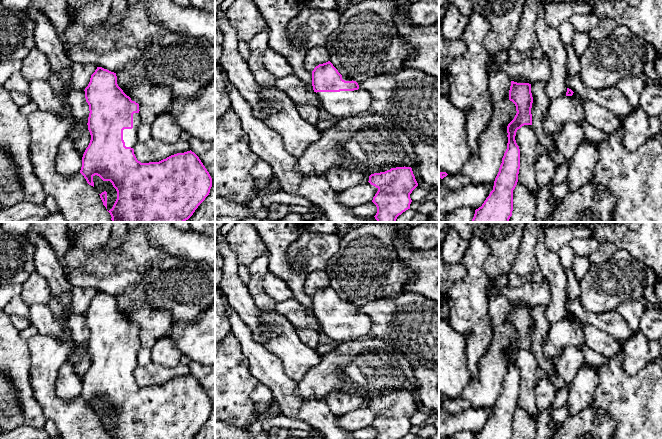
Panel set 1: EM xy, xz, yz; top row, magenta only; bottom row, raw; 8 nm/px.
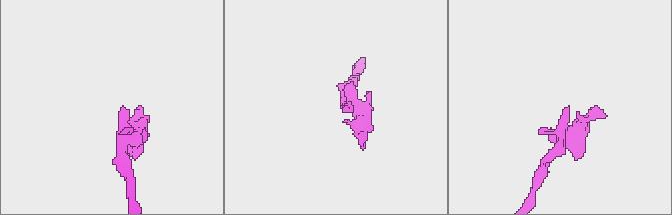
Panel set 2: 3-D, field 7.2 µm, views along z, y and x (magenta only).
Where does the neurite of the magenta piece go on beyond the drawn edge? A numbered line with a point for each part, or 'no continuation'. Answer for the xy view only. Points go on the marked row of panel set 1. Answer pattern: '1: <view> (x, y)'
1: xy (130, 136)

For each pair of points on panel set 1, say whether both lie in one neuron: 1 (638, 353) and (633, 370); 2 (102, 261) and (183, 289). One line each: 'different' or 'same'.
1: same
2: same

